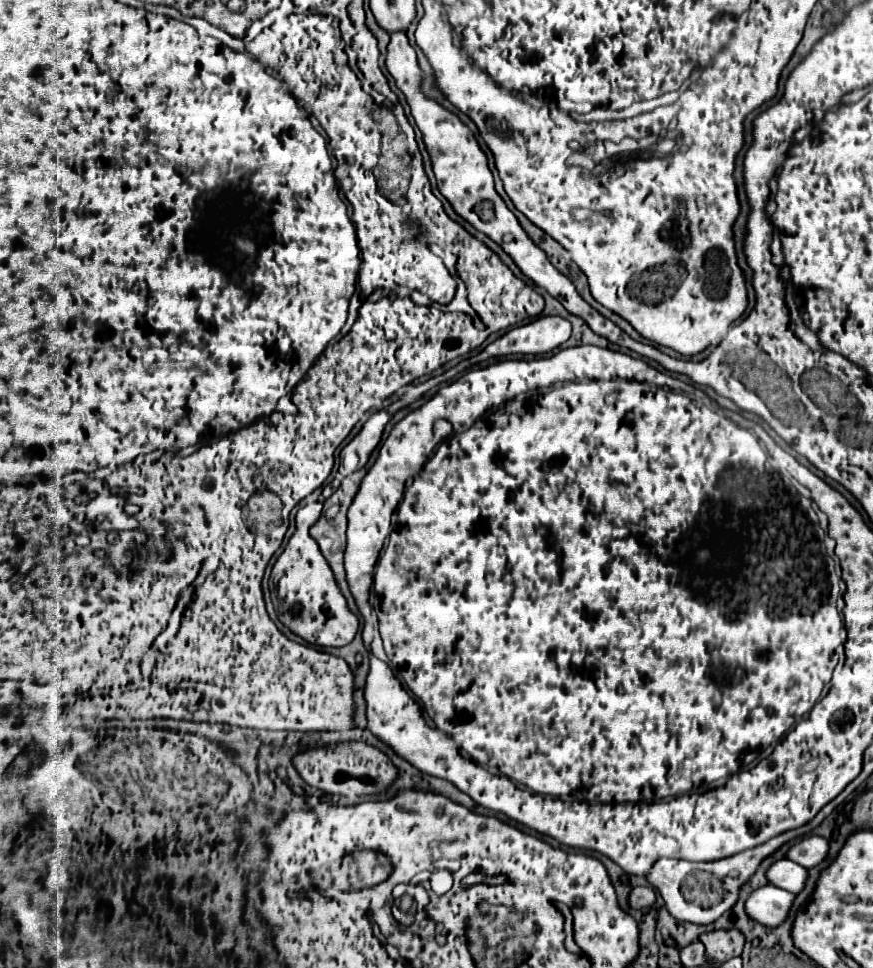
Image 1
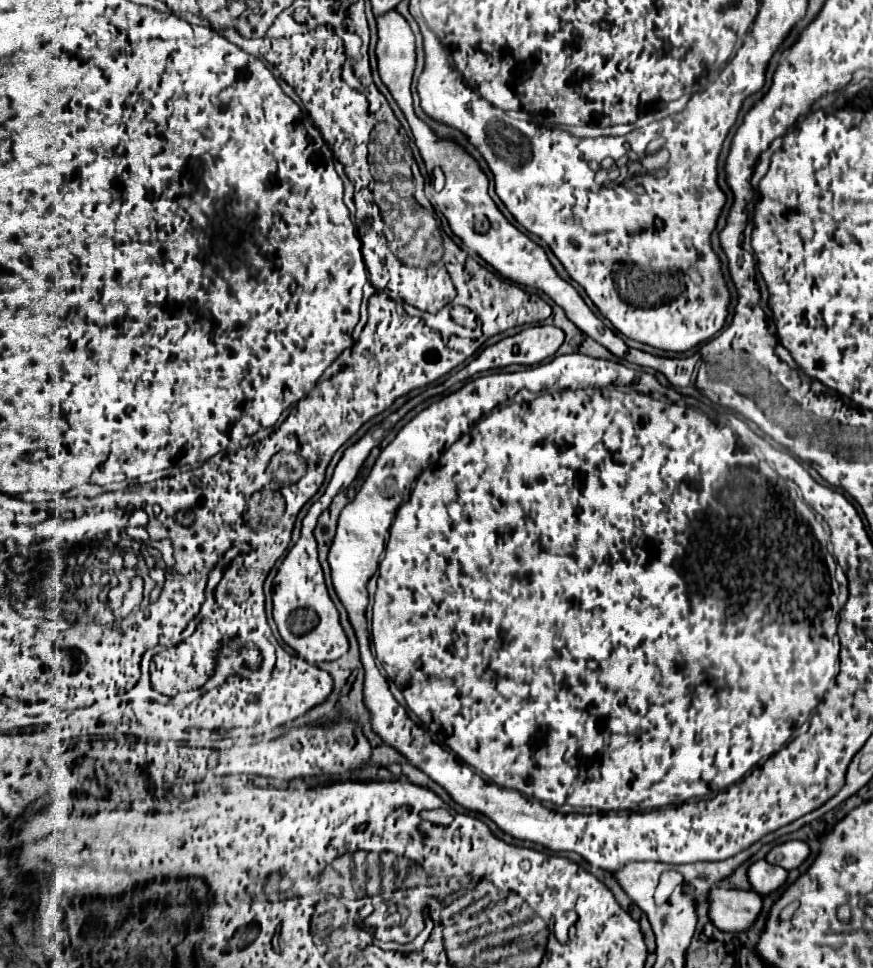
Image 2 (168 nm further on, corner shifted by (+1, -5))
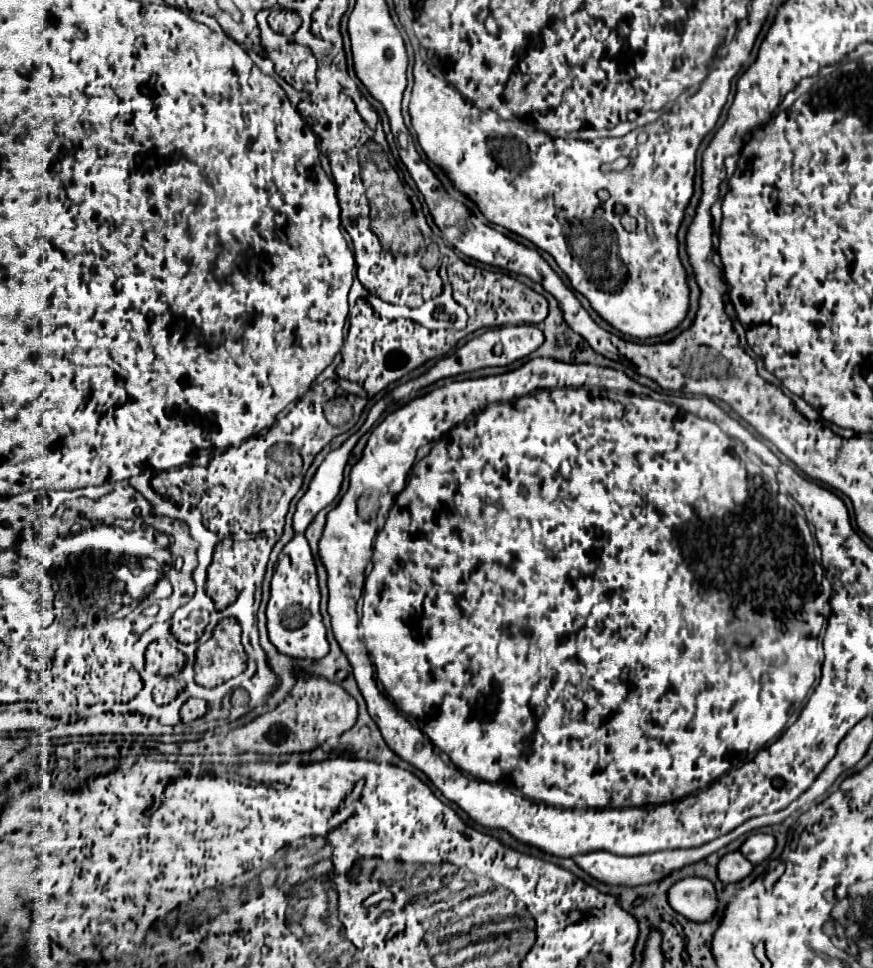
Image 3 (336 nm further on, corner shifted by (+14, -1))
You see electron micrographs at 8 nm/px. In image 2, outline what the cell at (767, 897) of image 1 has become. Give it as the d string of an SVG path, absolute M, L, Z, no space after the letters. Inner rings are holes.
M712 888L708 892L708 918L722 932L744 932L760 908L762 898L754 890Z

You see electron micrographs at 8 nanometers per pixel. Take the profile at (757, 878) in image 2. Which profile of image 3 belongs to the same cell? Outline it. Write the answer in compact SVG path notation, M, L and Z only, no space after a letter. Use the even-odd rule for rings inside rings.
M729 852L717 864L717 874L723 884L741 882L751 872L753 872L753 864L749 864L749 860L745 860L745 856L741 856L741 852Z

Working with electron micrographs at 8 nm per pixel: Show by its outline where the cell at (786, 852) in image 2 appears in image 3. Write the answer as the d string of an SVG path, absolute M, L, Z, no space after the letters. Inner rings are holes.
M753 834L741 846L741 852L753 864L761 864L763 860L771 858L775 846L777 846L777 840L773 836L769 836L769 834Z

